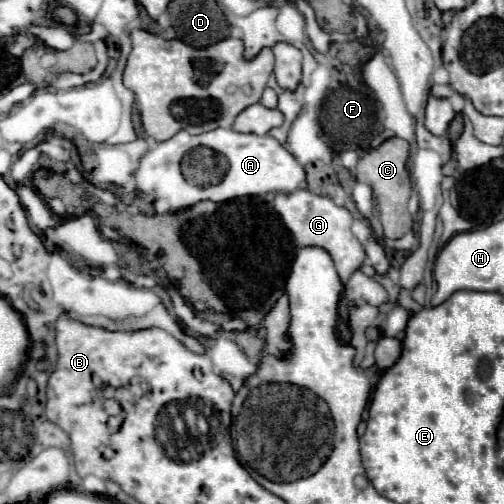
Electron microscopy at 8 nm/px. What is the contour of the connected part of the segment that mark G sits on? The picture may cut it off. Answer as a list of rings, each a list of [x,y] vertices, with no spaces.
[[[296,190],[296,192],[288,192],[288,194],[278,194],[274,198],[274,208],[282,216],[284,224],[293,234],[294,244],[320,246],[320,248],[328,250],[328,254],[332,256],[332,260],[336,264],[336,270],[338,270],[338,276],[340,276],[342,284],[346,284],[348,278],[364,262],[366,252],[364,252],[362,244],[358,242],[358,238],[350,230],[352,214],[346,208],[336,206],[330,198],[312,194],[308,190]]]

